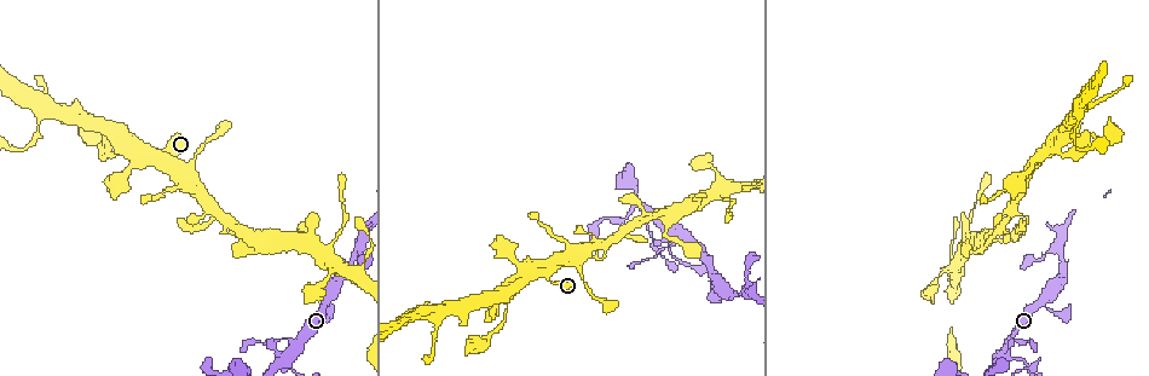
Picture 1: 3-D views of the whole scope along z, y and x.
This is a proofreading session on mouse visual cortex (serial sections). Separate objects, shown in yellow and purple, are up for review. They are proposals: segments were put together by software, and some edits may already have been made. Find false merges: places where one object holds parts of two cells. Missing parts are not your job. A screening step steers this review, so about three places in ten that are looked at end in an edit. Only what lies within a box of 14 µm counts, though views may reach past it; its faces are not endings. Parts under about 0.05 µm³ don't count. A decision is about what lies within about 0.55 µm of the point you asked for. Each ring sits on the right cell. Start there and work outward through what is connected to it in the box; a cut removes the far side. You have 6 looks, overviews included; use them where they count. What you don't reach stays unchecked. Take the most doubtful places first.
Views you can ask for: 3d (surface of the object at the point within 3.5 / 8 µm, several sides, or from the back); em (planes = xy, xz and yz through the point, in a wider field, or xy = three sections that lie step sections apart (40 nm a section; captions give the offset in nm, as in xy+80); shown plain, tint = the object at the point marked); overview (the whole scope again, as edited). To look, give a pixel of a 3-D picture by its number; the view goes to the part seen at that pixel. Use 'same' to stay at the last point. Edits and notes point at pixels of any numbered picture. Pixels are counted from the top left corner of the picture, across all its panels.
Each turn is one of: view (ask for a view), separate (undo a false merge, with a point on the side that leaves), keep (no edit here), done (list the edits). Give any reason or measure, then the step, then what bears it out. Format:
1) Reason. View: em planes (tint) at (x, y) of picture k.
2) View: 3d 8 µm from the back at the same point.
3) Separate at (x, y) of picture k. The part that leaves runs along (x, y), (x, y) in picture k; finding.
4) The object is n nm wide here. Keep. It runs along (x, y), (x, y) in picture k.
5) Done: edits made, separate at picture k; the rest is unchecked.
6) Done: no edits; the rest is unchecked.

Calibre changes. View: 3d 3.5 µm at (1006, 355) of picture 1.

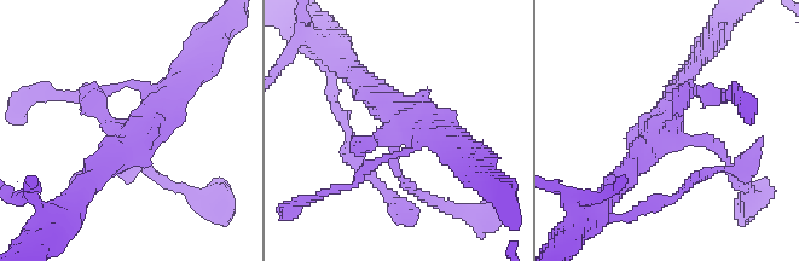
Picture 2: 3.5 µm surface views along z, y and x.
Need the tissue. View: em xy step 5 (tint) at (140, 138) of picture 2.

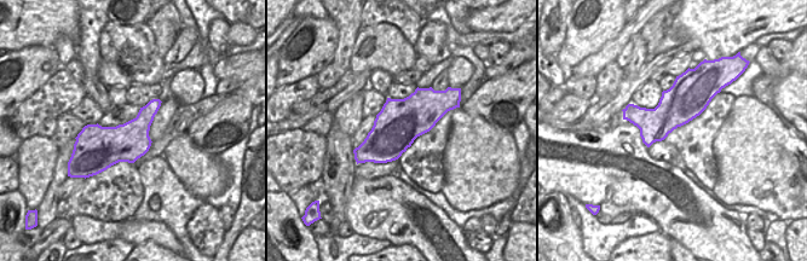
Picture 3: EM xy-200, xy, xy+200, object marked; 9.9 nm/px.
Keep. It runs along (187, 77), (87, 185) in picture 2; all the same cell.

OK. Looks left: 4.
Three-way junction. View: 3d 8 µm at (180, 189) of picture 1.

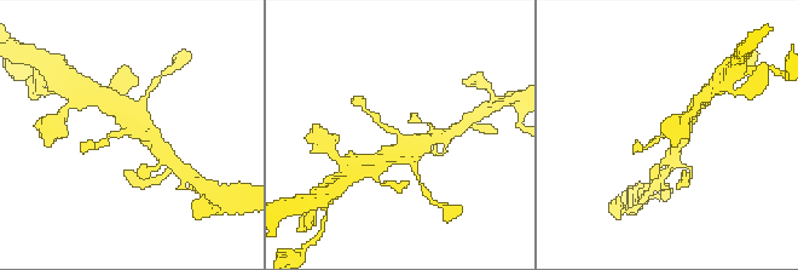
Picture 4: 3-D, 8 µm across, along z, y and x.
View: 3d 3.5 µm at (130, 133) of picture 4.

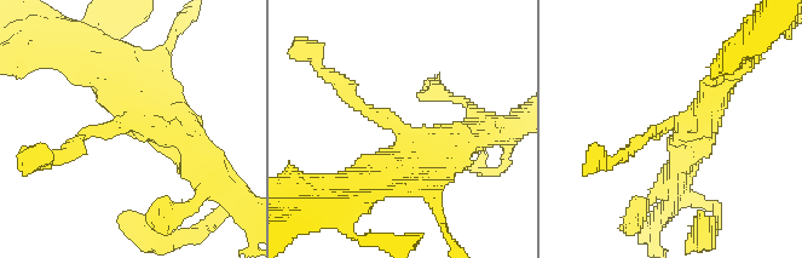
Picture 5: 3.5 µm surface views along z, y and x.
3 arms meet here; the arms are 150, 400, 450 nm wide. View: em xy step 3 (tint) at (402, 130) of picture 5.

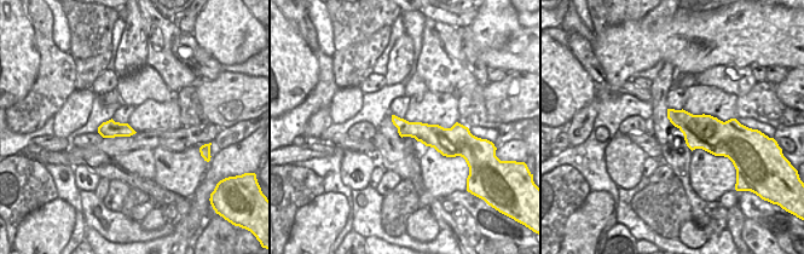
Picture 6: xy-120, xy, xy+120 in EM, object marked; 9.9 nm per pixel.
Keep. It runs along (720, 85), (702, 122), (633, 148) in picture 5; one cell here.

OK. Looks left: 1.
Done: no edits; the rest is unchecked.

